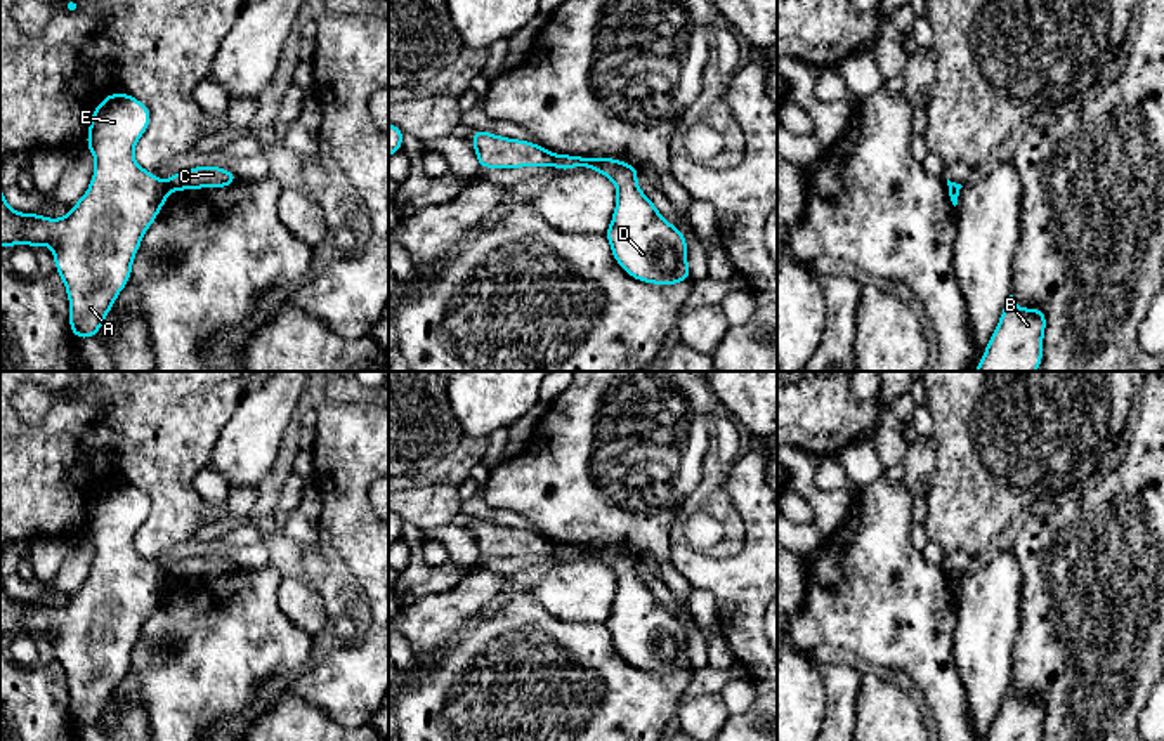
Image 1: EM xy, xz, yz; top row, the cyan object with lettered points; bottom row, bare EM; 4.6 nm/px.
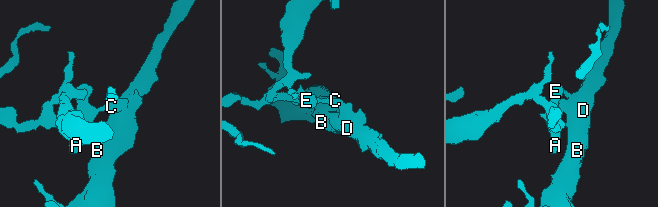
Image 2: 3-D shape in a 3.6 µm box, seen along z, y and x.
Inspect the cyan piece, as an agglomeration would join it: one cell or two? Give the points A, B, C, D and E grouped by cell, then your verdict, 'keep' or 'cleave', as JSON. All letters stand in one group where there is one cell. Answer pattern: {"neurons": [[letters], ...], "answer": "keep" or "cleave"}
{"neurons": [["A", "E"], ["B", "C", "D"]], "answer": "cleave"}

